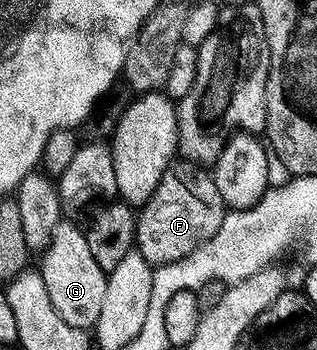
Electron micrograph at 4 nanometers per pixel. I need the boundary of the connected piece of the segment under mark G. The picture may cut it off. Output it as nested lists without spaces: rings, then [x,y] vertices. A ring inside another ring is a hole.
[[[61,221],[54,229],[48,246],[39,256],[38,270],[42,281],[46,281],[46,293],[50,293],[50,301],[54,309],[58,309],[59,315],[70,325],[92,329],[98,321],[98,313],[102,313],[108,277],[94,262],[90,245],[86,245],[84,231],[72,223],[75,222]]]

